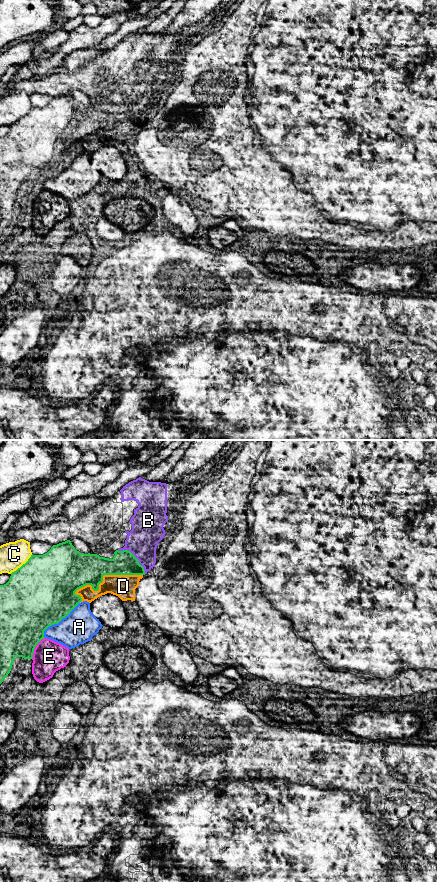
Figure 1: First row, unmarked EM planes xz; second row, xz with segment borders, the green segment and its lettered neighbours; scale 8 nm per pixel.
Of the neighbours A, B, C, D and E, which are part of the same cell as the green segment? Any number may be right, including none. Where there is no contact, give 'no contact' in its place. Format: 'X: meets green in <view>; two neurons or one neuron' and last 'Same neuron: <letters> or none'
A: meets green in xz; two neurons
B: meets green in xz; two neurons
C: meets green in xz; two neurons
D: meets green in xz; two neurons
E: meets green in xz; two neurons
Same neuron: none

